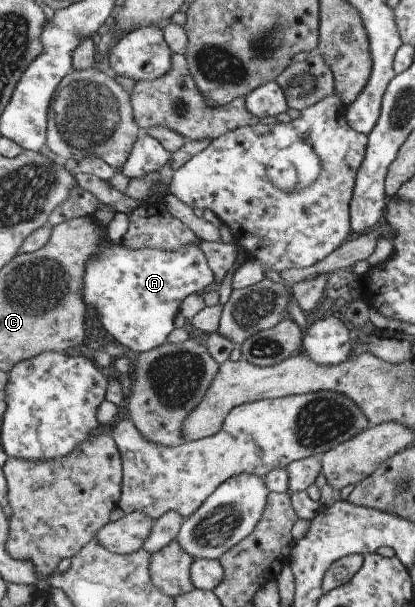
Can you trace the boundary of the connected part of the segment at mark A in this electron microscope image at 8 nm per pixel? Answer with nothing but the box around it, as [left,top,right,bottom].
[80,242,214,353]

